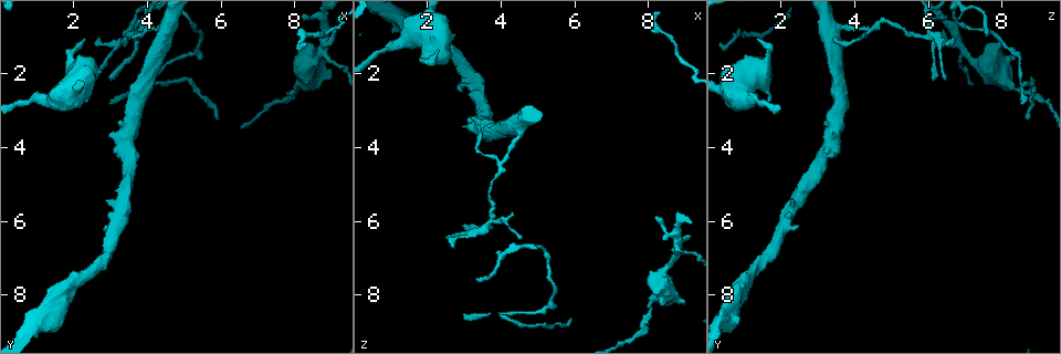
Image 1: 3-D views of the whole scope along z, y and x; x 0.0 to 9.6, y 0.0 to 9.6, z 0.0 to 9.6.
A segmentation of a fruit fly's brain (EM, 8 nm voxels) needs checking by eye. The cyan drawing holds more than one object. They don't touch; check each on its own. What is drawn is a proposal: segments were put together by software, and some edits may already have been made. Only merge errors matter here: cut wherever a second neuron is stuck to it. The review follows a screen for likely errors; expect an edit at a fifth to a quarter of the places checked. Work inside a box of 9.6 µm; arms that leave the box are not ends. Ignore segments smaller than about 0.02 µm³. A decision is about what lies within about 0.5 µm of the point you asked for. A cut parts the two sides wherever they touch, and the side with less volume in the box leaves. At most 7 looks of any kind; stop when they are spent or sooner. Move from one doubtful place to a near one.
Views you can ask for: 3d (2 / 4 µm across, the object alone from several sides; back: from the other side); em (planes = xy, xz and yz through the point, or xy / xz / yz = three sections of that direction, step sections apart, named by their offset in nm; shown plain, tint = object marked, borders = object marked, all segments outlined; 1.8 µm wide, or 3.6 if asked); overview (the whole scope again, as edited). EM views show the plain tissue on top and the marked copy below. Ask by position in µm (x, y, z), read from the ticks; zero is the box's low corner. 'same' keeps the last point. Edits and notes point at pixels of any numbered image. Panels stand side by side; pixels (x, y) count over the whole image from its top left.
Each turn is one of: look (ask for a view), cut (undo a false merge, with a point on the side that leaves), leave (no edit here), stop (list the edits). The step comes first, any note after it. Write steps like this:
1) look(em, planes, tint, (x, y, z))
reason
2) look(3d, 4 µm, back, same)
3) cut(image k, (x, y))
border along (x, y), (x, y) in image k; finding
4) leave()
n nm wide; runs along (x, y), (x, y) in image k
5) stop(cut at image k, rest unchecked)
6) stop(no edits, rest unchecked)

look(em, 3.6 µm, planes, borders, (2.20, 2.20, 0.85))
calibre changes

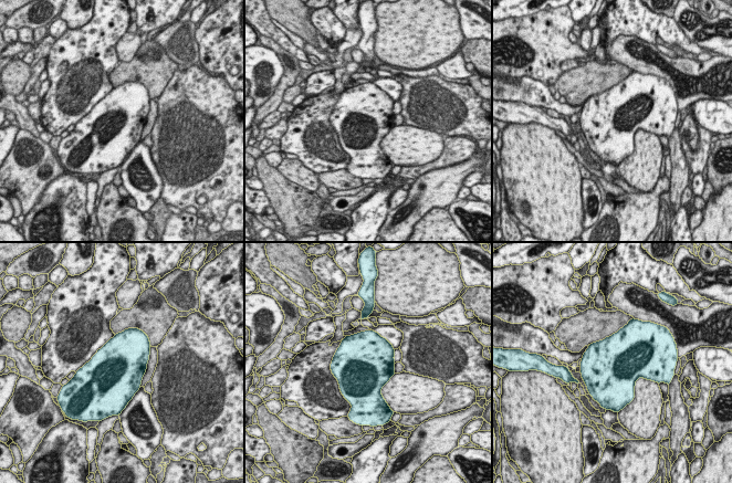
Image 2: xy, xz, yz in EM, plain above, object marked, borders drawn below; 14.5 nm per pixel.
leave()
800 nm wide; all the same neuron

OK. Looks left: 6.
look(3d, 2 µm, (3.75, 0.95, 5.75))
three-way junction

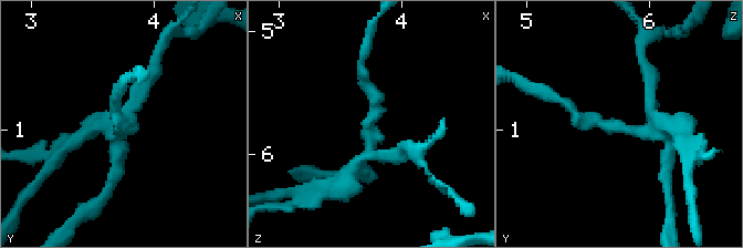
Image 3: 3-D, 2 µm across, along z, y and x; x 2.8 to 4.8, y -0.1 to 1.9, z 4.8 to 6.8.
look(em, xz, step 8, tint, (3.78, 1.00, 5.72))

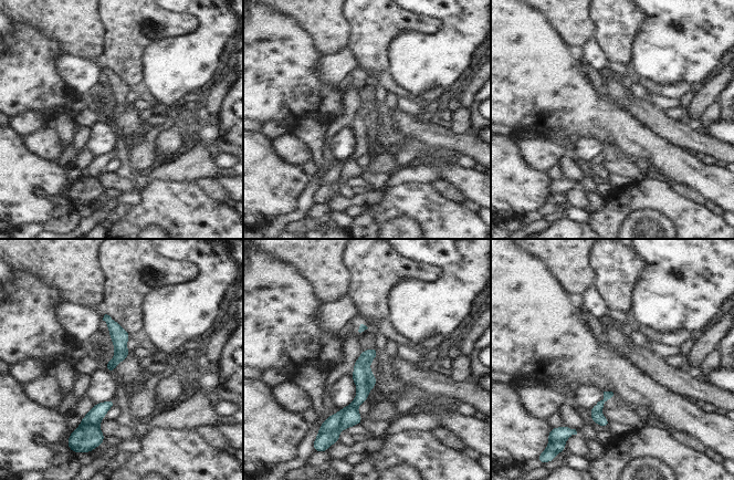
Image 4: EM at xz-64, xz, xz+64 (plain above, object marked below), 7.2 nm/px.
cut(image 4, (331, 424))
two neurons meet here

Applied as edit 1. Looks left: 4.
look(em, xy, step 4, tint, (4.50, 0.85, 3.35))
small branch off a trunk

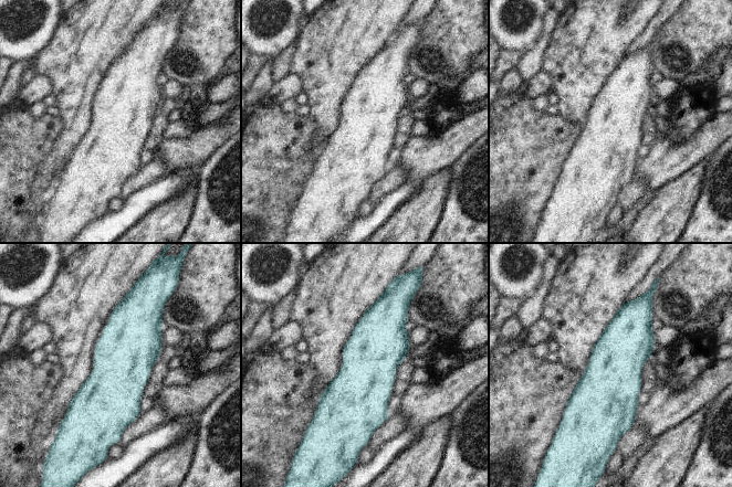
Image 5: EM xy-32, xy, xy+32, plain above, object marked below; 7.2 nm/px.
look(em, planes, tint, same)
another direction

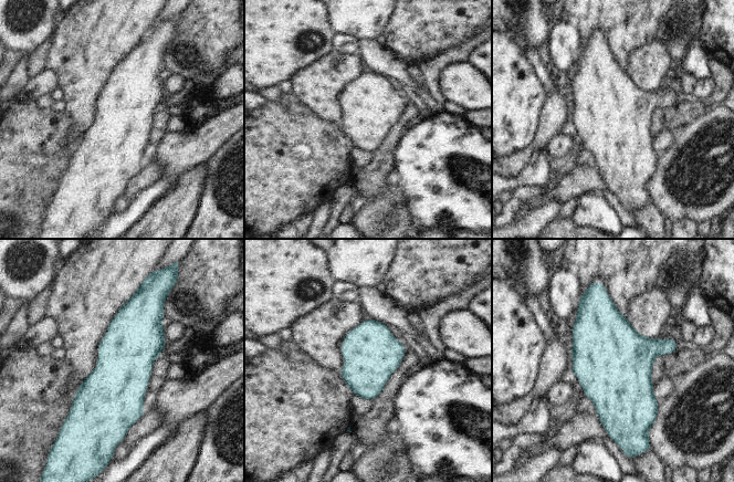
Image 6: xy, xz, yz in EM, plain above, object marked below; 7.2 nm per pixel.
leave()
one neuron here

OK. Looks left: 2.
stop(cut at image 4, rest unchecked)

